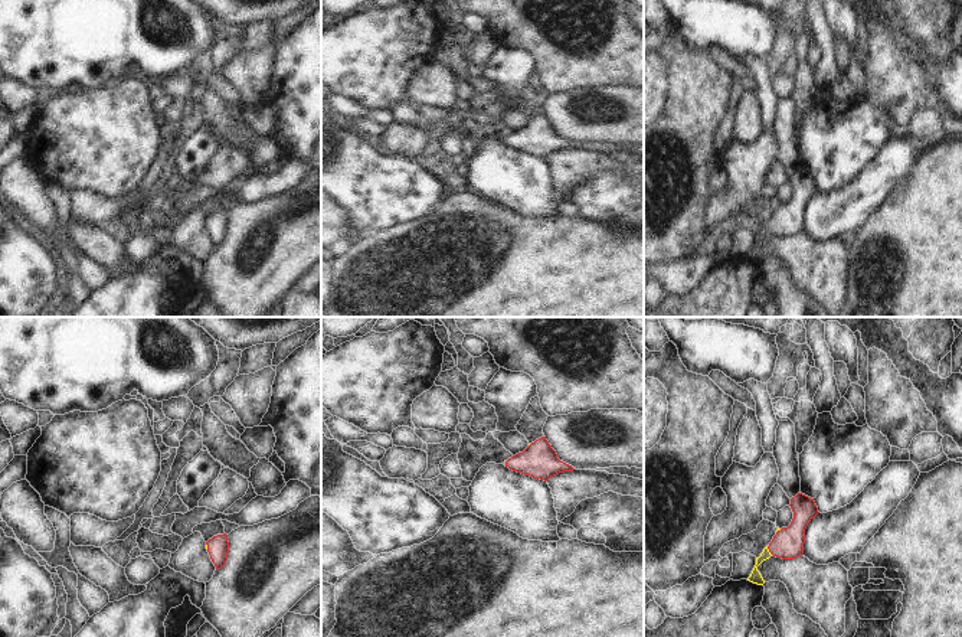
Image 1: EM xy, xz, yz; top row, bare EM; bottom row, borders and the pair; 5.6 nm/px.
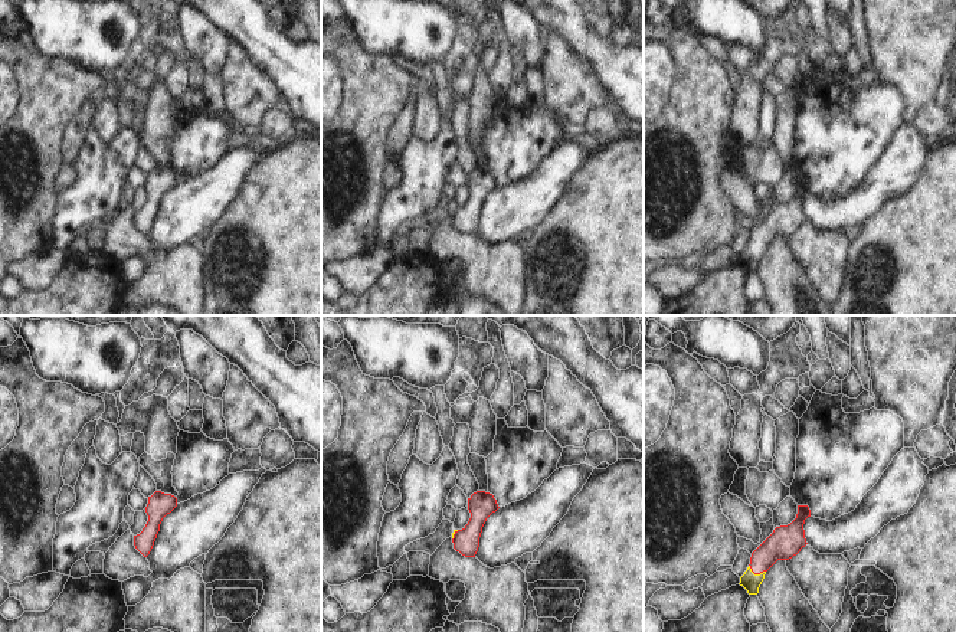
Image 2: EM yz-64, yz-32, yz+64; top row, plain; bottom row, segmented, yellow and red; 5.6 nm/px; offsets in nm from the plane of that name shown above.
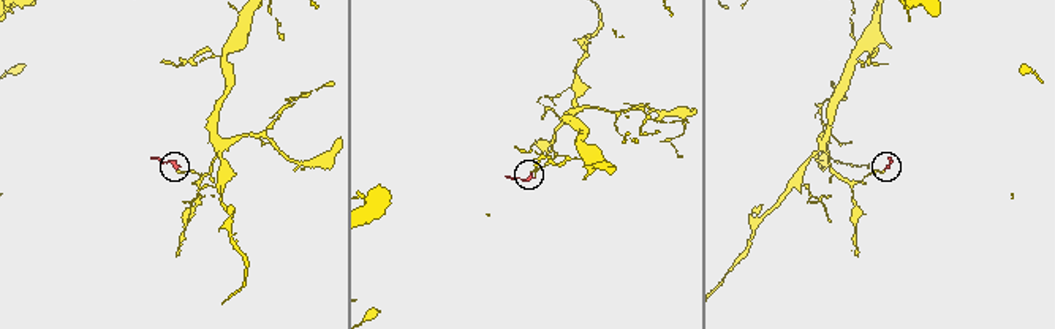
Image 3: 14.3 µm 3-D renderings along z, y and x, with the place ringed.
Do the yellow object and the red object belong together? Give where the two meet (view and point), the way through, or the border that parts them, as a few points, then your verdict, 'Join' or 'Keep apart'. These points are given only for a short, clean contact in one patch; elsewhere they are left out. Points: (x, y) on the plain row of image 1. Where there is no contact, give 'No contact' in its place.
Touches yellow at yz (768, 226). Path across: yz (755, 254), (755, 244), (768, 226), (788, 221). Join.

